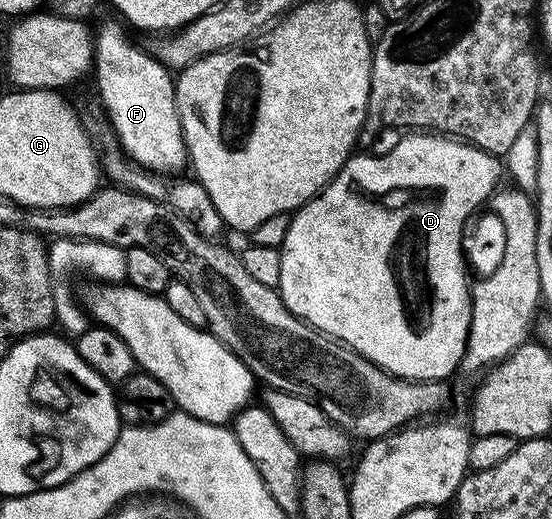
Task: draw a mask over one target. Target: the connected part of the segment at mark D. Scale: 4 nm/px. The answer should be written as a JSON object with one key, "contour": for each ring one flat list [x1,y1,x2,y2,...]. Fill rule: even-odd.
{"contour":[[412,131,401,137,404,138,381,157,349,156,336,176,312,200,291,214,292,222,286,231,286,239,279,248,282,255,282,279,278,292,284,306,295,317,347,345,385,373,403,377,405,381,444,381,452,372,461,368,471,327,472,291,470,278,468,279,470,273,466,268,464,249,461,245,466,222,481,208,479,205,483,201,485,204,497,191,500,171,502,175,502,161,501,158,468,144,467,141,453,139,448,135,431,131]]}

